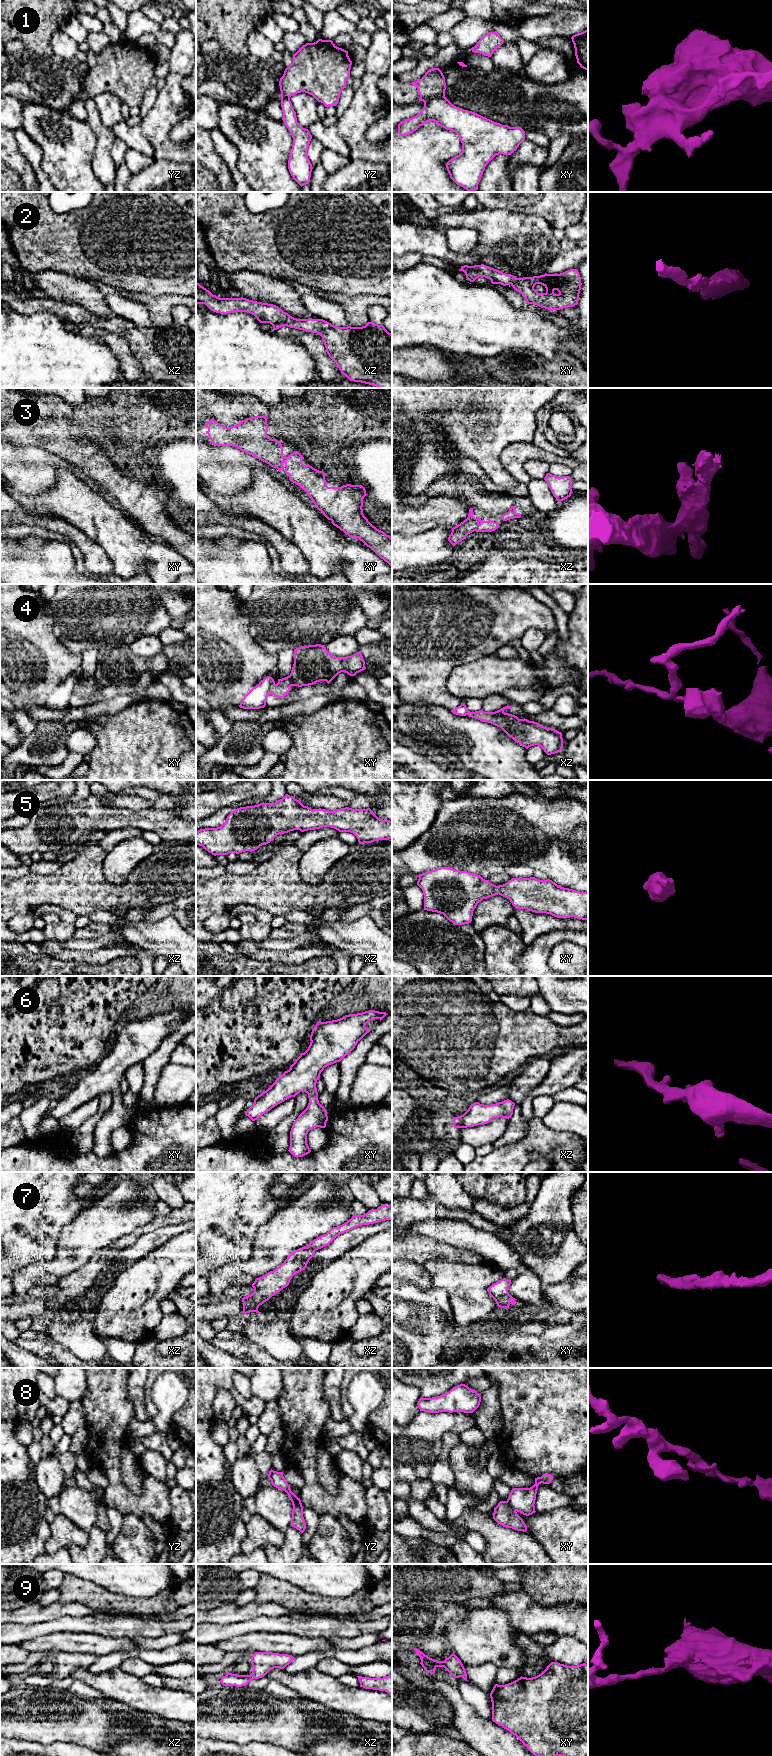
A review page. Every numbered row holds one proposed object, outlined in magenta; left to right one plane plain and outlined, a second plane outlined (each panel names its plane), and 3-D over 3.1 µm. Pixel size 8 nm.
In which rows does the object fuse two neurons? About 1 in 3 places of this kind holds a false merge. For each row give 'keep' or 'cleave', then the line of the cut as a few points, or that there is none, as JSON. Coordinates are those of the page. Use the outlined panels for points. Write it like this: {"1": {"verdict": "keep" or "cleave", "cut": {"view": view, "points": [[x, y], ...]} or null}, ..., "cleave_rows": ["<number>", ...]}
{"1": {"verdict": "cleave", "cut": {"view": "xy", "points": [[444, 95], [429, 97], [423, 101]]}}, "2": {"verdict": "keep", "cut": null}, "3": {"verdict": "keep", "cut": null}, "4": {"verdict": "cleave", "cut": {"view": "xy", "points": [[274, 682], [269, 692]]}}, "5": {"verdict": "keep", "cut": null}, "6": {"verdict": "keep", "cut": null}, "7": {"verdict": "keep", "cut": null}, "8": {"verdict": "cleave", "cut": {"view": "xy", "points": [[506, 1501], [515, 1511]]}}, "9": {"verdict": "keep", "cut": null}, "cleave_rows": ["1", "4", "8"]}

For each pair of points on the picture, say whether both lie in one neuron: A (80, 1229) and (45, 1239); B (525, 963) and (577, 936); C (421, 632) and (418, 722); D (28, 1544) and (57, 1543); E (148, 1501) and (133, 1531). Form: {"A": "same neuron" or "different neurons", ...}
{"A": "different neurons", "B": "same neuron", "C": "different neurons", "D": "different neurons", "E": "different neurons"}

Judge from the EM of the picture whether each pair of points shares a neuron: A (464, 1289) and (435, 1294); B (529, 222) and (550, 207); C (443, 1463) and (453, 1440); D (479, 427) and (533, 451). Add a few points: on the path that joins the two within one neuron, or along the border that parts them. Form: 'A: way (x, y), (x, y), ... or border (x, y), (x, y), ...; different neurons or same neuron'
A: border (433, 1285), (446, 1292), (453, 1315); different neurons
B: border (515, 211), (538, 215), (554, 228); different neurons
C: way (443, 1457), (447, 1446); same neuron
D: border (531, 441), (509, 443), (502, 450), (499, 461); different neurons

